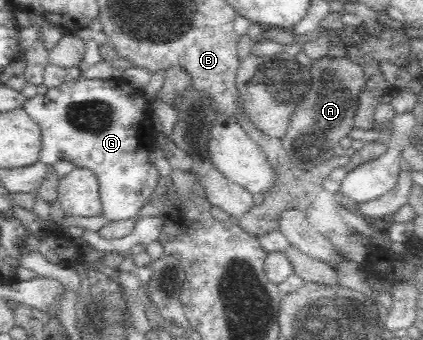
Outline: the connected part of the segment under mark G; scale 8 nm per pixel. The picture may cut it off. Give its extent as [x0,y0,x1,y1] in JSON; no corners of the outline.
[23,75,159,221]

